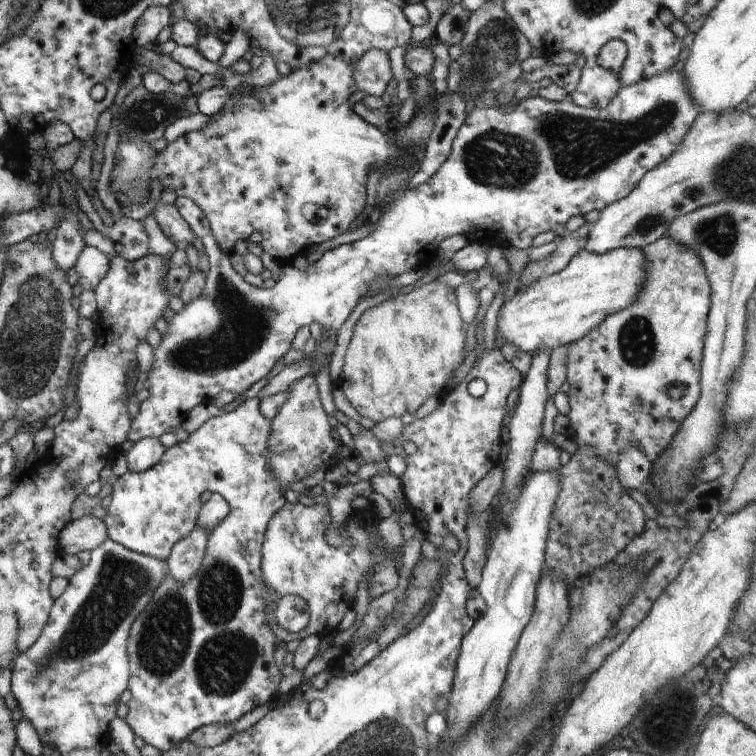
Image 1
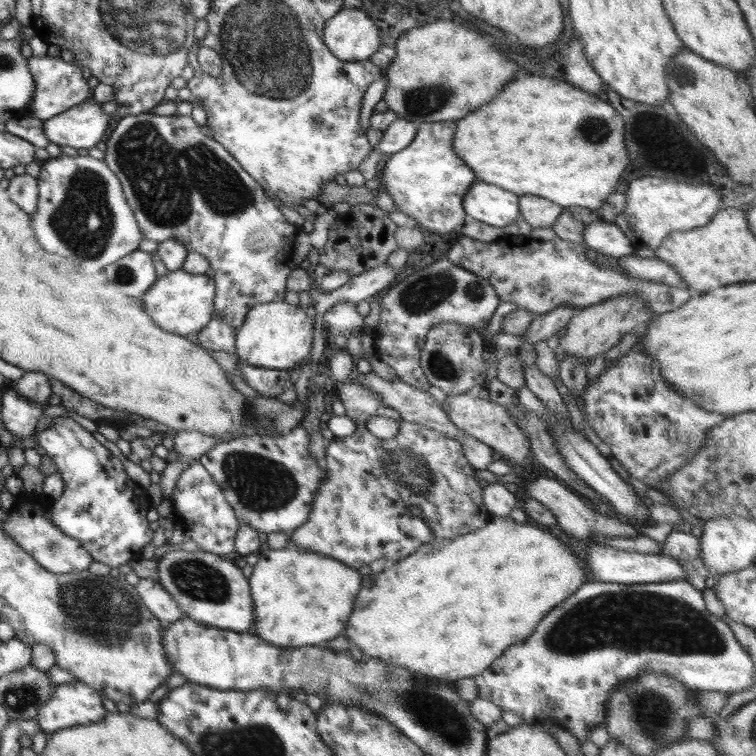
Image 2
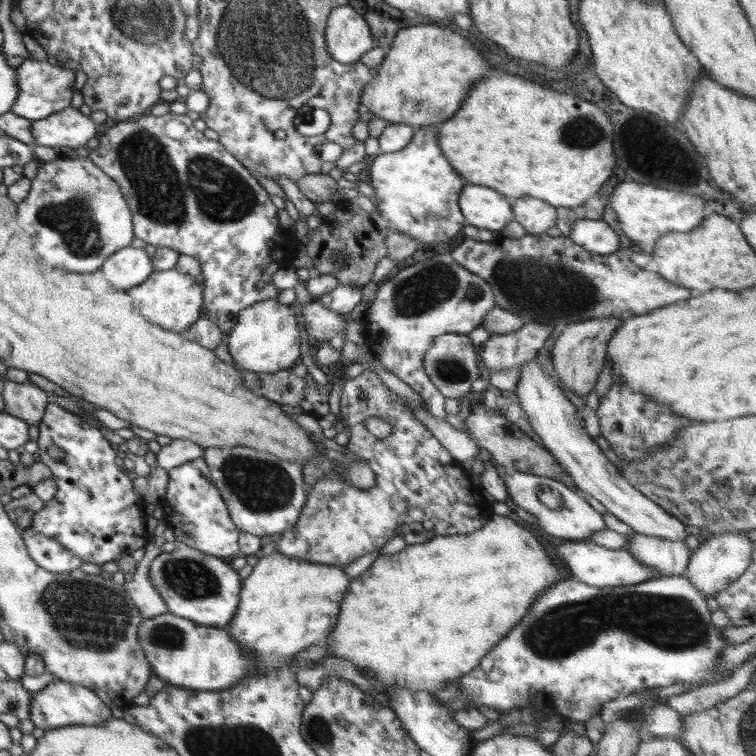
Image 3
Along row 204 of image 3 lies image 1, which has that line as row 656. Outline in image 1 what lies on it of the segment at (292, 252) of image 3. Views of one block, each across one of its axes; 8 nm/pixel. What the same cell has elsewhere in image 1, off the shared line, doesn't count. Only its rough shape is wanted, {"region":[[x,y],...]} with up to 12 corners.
{"region":[[259,398],[112,485],[110,539],[165,561],[126,722],[162,753],[277,695],[261,548],[287,503]]}

